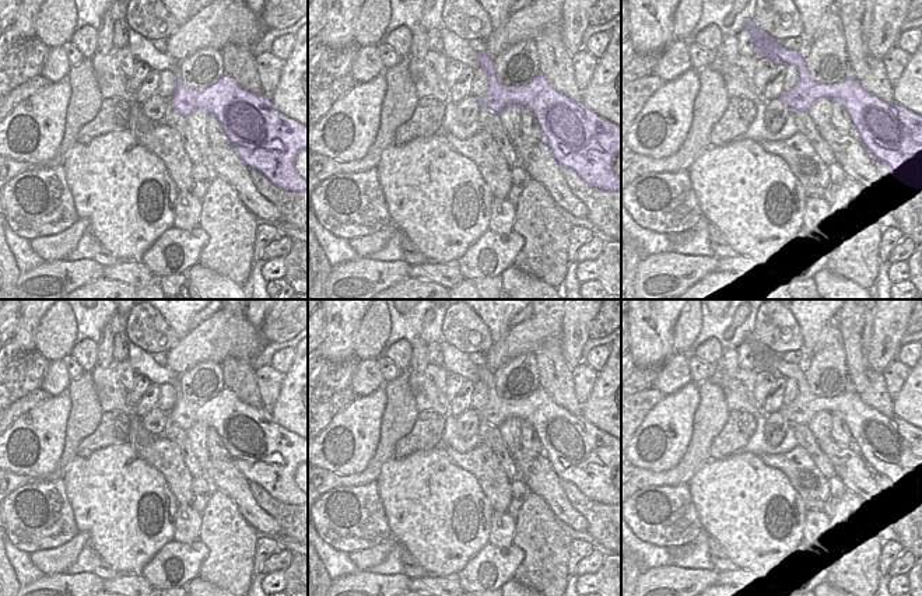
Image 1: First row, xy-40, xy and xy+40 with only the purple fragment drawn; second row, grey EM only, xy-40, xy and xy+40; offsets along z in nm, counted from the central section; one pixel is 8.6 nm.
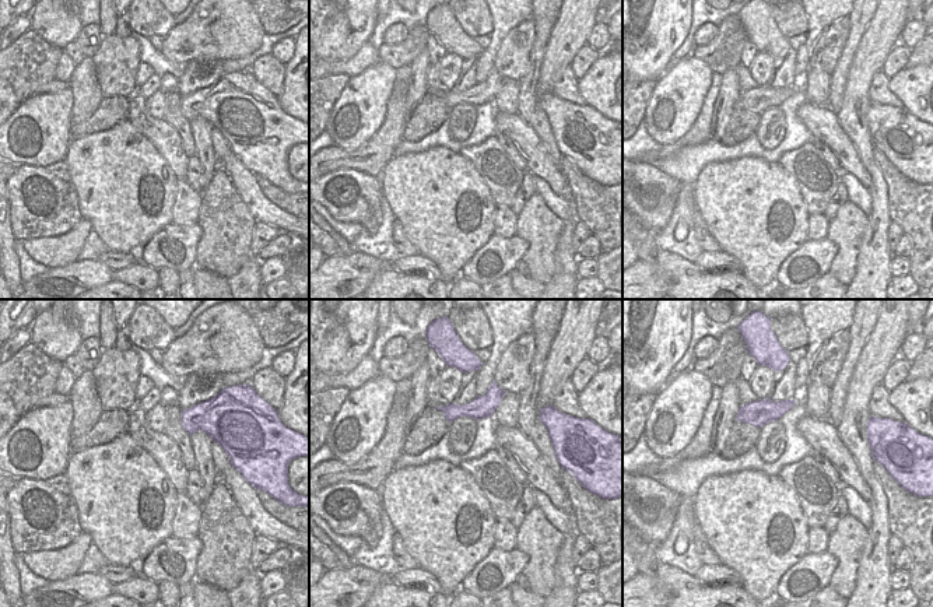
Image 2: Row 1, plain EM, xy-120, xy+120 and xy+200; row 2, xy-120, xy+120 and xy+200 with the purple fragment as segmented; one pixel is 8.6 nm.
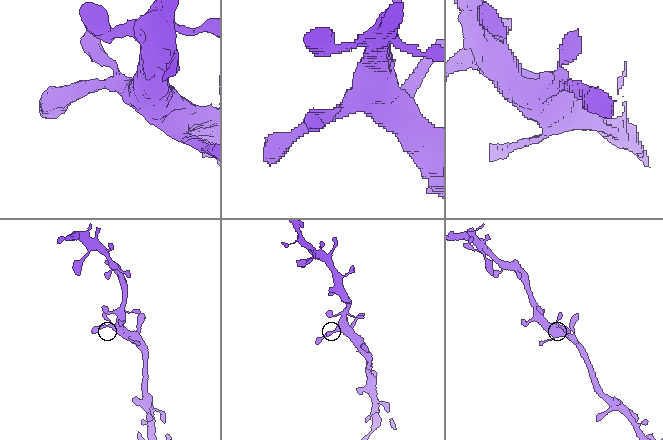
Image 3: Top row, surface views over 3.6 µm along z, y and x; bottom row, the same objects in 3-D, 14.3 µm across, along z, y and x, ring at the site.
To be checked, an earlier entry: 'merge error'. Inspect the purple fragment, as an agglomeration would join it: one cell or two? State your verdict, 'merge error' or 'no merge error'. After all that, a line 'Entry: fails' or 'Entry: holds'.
no merge error
Entry: fails

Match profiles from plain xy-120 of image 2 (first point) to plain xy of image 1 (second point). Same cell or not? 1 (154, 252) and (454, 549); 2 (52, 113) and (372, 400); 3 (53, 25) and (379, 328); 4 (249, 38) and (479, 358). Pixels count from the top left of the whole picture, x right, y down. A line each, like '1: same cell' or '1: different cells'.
1: different cells
2: same cell
3: same cell
4: different cells

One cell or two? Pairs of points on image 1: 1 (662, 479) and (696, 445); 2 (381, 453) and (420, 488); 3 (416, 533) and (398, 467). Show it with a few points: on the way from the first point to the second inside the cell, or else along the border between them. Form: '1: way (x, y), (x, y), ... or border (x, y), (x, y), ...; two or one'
1: way (673, 477), (694, 456); one
2: border (393, 456), (384, 463), (374, 480); two
3: way (416, 516), (416, 494), (406, 484); one

